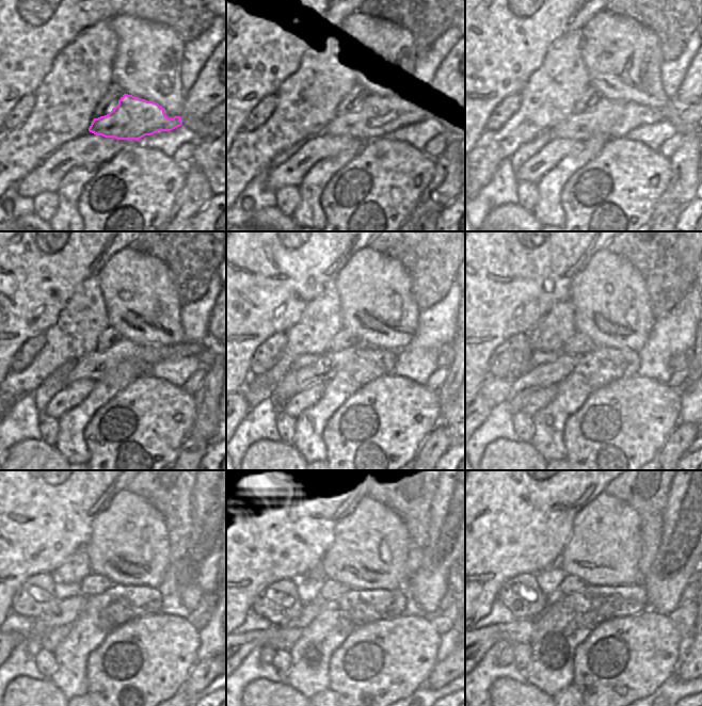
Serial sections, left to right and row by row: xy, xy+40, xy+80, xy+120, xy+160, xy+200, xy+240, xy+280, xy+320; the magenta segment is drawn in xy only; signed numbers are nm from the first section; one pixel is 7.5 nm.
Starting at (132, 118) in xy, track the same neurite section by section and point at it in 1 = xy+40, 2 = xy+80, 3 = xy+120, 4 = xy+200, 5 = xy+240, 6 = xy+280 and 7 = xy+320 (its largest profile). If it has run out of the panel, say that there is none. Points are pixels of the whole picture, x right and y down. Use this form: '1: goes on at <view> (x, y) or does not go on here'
1: goes on at xy+40 (371, 118)
2: goes on at xy+80 (607, 117)
3: goes on at xy+120 (93, 366)
4: goes on at xy+200 (538, 378)
5: goes on at xy+240 (67, 611)
6: goes on at xy+280 (310, 610)
7: goes on at xy+320 (506, 657)

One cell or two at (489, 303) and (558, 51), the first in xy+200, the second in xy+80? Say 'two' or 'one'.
two

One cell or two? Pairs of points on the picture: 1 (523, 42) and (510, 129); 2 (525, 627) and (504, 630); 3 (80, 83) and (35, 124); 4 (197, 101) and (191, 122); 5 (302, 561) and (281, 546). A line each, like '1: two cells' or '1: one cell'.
1: two cells
2: one cell
3: one cell
4: two cells
5: one cell

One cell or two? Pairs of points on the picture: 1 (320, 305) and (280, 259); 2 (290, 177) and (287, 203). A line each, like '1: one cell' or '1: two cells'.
1: two cells
2: two cells

